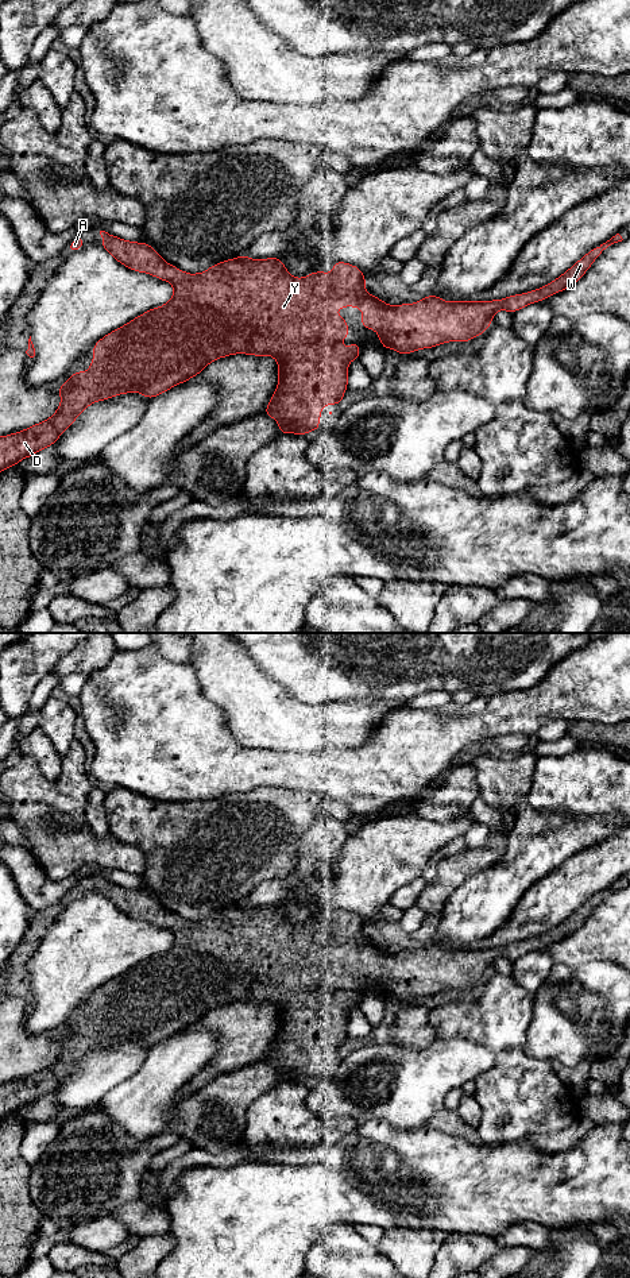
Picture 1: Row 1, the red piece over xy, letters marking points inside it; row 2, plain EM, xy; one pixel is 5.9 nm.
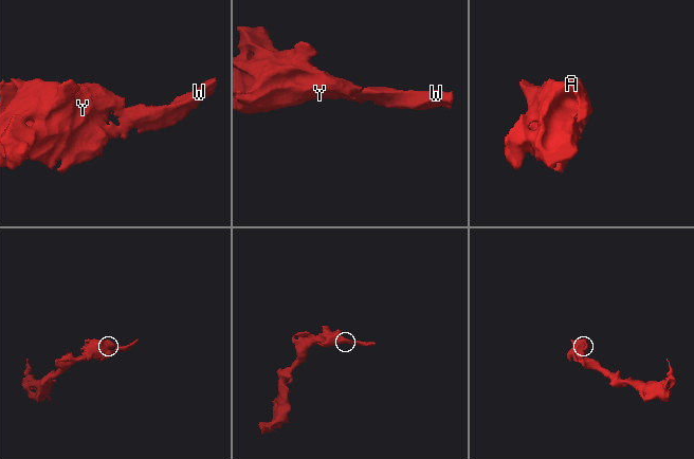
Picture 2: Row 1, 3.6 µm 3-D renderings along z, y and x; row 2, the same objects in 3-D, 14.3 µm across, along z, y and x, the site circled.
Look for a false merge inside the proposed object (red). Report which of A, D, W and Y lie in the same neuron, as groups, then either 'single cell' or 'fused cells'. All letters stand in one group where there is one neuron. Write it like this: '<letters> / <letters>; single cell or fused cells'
A D W Y; single cell

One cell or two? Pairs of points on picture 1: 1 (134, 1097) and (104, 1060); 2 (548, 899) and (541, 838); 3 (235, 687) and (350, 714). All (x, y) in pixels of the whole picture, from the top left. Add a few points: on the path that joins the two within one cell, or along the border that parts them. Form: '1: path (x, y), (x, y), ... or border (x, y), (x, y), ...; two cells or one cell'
1: border (145, 1060), (132, 1074), (116, 1084), (99, 1103); two cells
2: border (571, 856), (540, 877), (522, 896); two cells
3: path (263, 713), (269, 717), (321, 717); one cell

